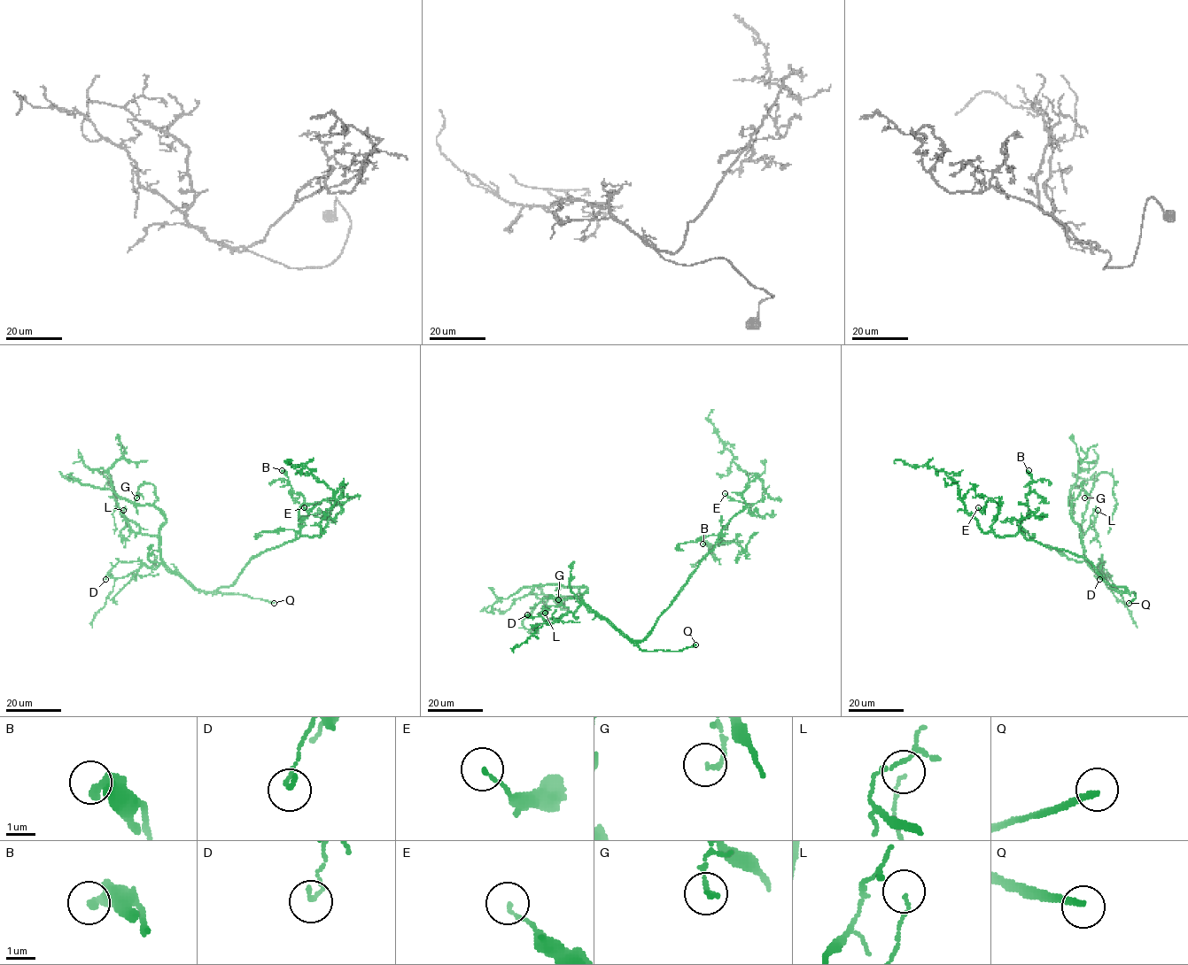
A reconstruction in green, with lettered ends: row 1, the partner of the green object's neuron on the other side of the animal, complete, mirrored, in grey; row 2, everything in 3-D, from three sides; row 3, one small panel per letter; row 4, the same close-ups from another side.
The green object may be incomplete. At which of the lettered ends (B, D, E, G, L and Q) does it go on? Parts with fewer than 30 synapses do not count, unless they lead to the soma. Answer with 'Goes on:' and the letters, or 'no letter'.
Goes on: Q

